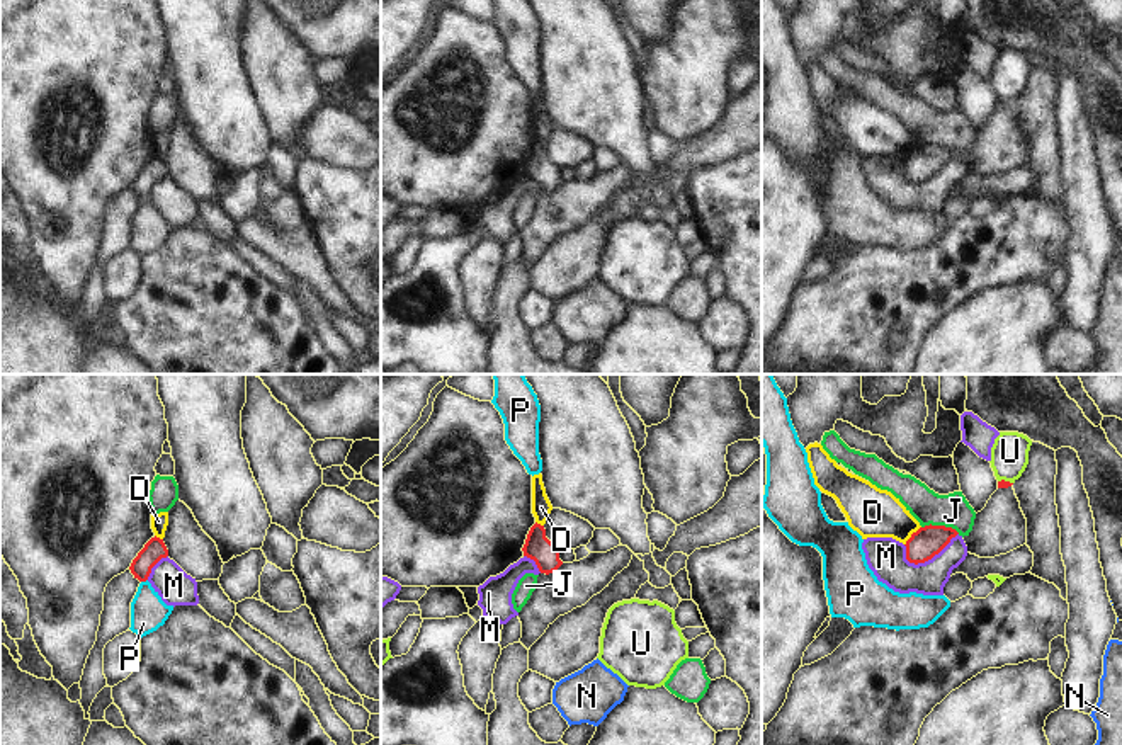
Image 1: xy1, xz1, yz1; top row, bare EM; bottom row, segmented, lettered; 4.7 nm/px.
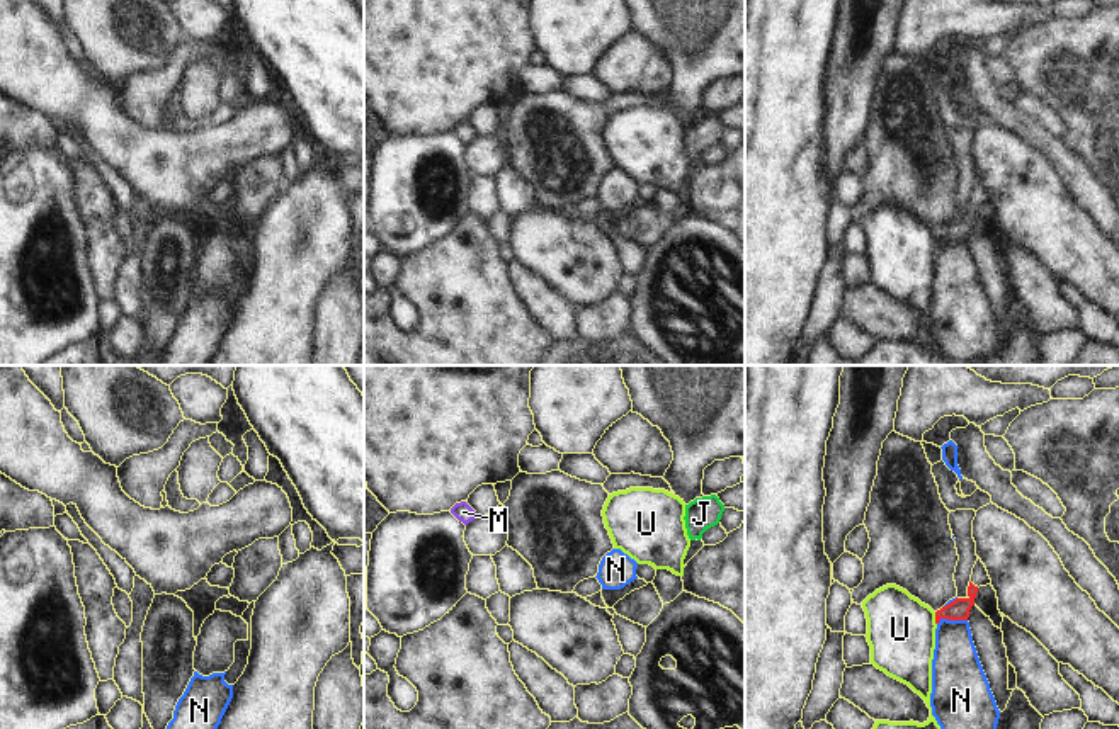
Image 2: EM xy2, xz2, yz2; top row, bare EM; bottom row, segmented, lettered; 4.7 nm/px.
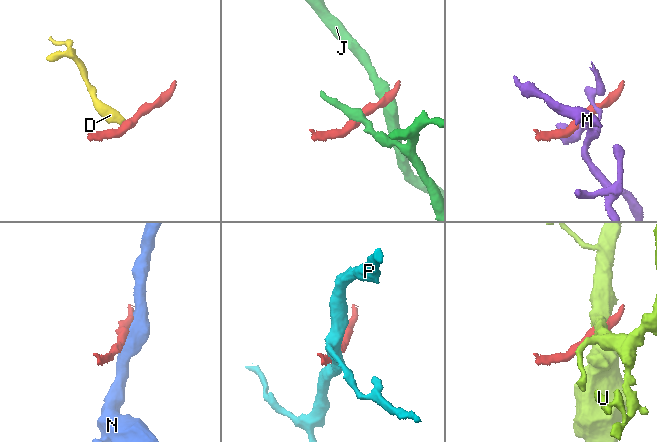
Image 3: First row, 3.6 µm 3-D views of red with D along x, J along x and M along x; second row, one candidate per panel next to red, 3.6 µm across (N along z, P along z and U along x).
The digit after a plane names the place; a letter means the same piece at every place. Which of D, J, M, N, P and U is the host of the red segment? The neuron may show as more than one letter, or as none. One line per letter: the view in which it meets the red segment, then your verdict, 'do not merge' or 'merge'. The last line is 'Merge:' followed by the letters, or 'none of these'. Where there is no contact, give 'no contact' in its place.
D: yz1 | do not merge
J: yz1 | do not merge
M: yz1 | do not merge
N: yz2 | do not merge
P: xy1 | do not merge
U: yz2 | do not merge
Merge: none of these

